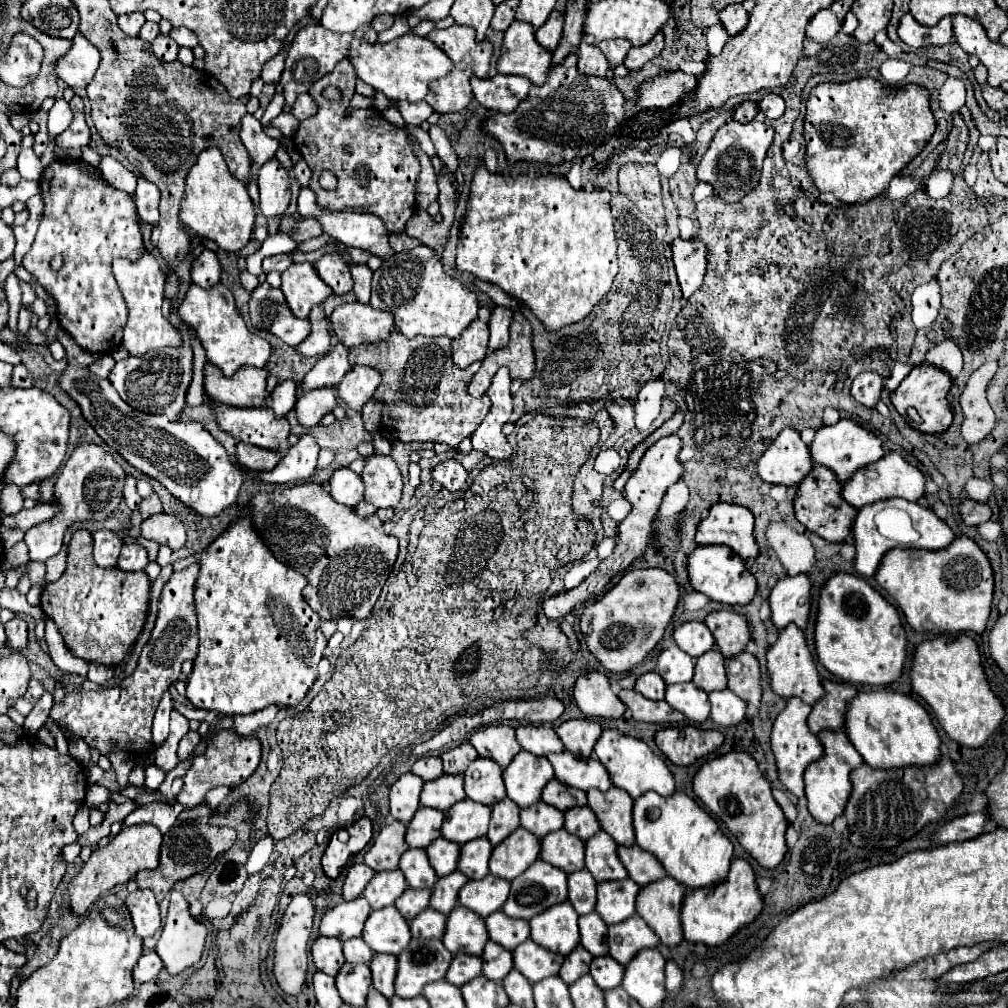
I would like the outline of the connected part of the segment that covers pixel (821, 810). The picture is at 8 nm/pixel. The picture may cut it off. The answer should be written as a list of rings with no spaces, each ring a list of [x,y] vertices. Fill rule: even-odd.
[[[822,730],[818,734],[824,754],[820,760],[808,764],[804,772],[804,784],[806,784],[806,800],[808,800],[808,810],[810,814],[822,822],[822,824],[832,824],[832,820],[840,814],[844,814],[844,806],[850,798],[852,784],[850,784],[850,772],[858,768],[864,760],[858,754],[858,750],[848,742],[848,736],[844,730]]]

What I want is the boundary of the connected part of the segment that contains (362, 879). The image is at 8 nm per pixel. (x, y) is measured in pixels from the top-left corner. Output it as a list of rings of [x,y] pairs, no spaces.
[[[352,864],[348,874],[346,874],[346,880],[344,880],[344,886],[342,886],[342,896],[344,900],[356,900],[362,890],[366,888],[366,884],[372,880],[374,876],[374,870],[370,870],[370,866],[366,864]]]

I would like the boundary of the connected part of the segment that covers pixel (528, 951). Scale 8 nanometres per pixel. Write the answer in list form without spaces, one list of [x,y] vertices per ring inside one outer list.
[[[530,938],[522,942],[514,952],[514,968],[522,972],[532,984],[538,980],[544,980],[548,976],[558,976],[558,970],[564,962],[562,954],[554,954],[550,950],[544,950],[542,946],[534,944]]]

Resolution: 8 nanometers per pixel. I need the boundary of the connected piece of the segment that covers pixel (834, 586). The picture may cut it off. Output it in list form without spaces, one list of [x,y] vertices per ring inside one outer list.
[[[836,572],[820,588],[814,646],[820,664],[848,684],[886,686],[896,682],[906,660],[906,634],[896,608],[864,578]]]

